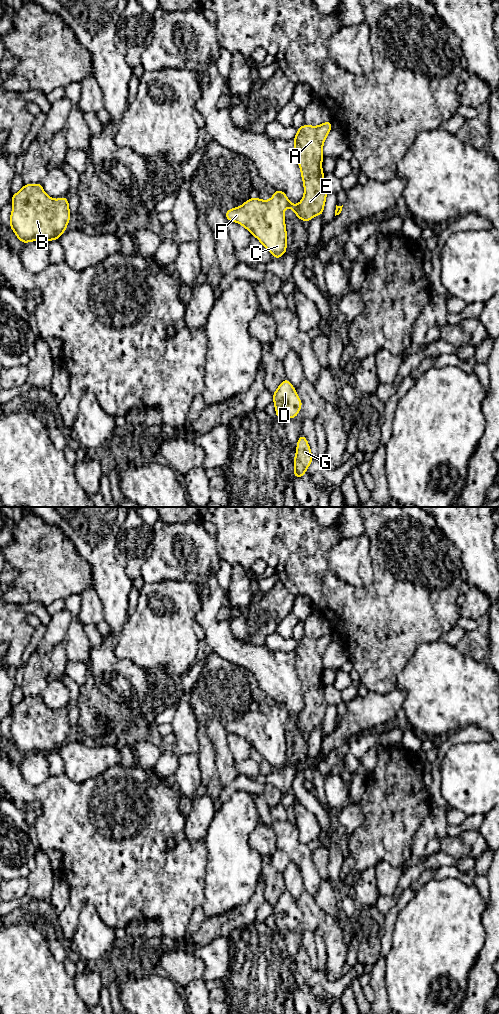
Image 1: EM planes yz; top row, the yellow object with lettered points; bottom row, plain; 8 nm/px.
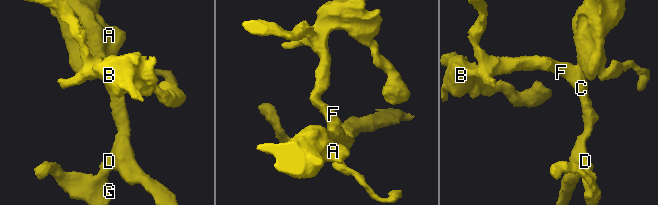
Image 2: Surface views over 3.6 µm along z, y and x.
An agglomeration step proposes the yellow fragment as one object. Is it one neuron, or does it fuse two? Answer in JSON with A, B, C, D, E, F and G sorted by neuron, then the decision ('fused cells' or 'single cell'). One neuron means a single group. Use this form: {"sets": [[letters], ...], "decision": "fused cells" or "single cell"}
{"sets": [["A", "B", "C", "D", "E", "F", "G"]], "decision": "single cell"}

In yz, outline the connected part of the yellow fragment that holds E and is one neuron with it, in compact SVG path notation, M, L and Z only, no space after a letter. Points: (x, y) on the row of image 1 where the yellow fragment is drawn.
M331 121L319 126L304 124L293 139L294 154L304 185L304 197L298 205L291 203L284 191L275 189L268 201L251 198L224 214L227 220L239 223L254 235L275 260L287 252L285 208L290 207L301 221L310 222L314 216L323 215L328 195L321 167L323 143L331 129Z

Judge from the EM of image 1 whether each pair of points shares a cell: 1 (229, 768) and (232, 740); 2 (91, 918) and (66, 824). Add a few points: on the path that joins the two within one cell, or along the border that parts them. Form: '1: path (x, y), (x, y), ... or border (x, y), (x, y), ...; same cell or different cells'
1: border (227, 732), (226, 744), (234, 761); different cells
2: border (102, 921), (95, 907), (86, 903), (77, 924); different cells

